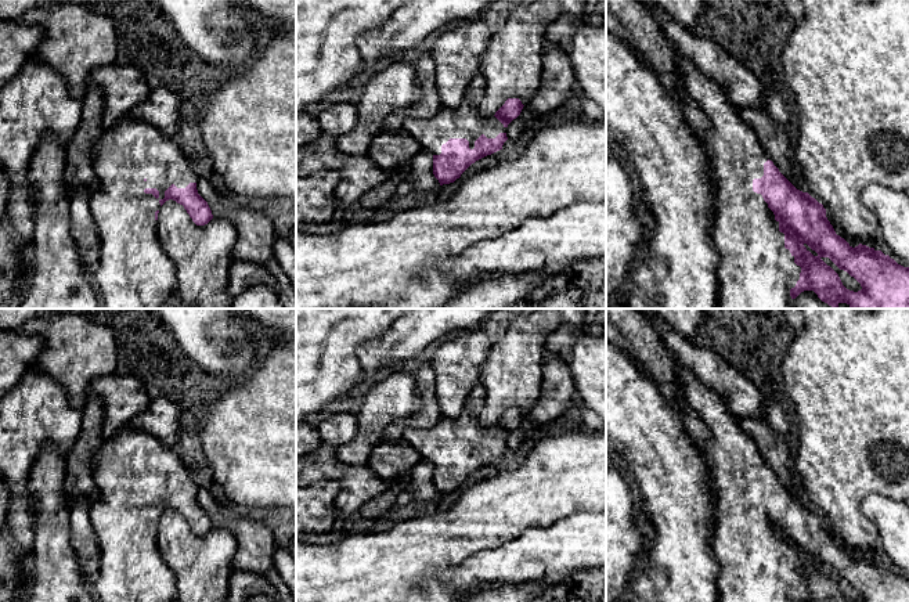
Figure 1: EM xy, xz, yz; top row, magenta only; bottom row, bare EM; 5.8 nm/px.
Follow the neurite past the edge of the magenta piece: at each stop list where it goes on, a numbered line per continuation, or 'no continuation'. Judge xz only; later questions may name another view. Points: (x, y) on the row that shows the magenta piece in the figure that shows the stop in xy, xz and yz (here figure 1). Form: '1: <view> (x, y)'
1: xz (465, 121)

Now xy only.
1: xy (133, 271)

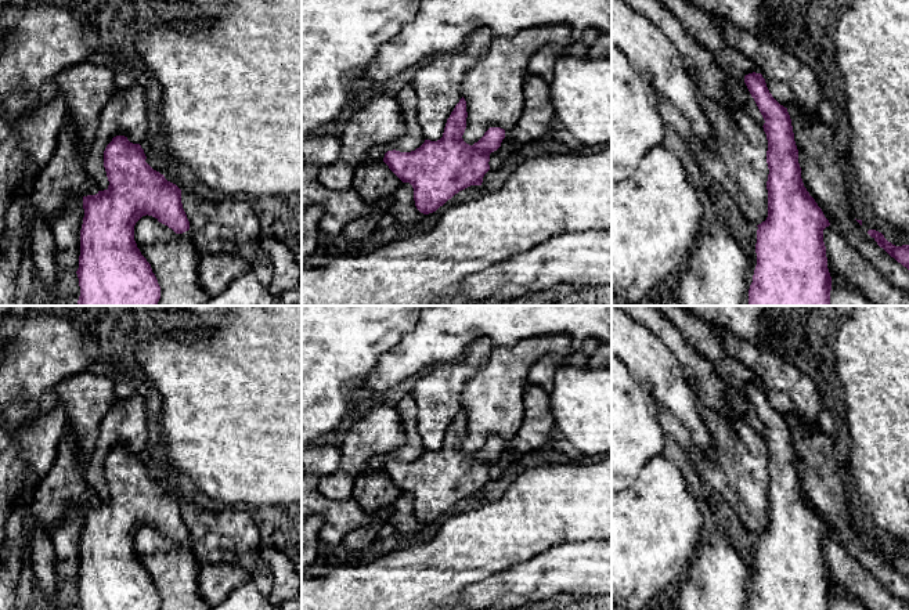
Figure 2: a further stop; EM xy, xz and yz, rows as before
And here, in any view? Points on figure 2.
no continuation

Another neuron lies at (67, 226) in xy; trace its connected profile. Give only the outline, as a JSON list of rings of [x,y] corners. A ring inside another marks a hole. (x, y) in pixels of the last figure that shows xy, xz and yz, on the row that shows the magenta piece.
[[[71,196],[66,207],[51,223],[55,241],[55,259],[59,271],[77,271],[79,268],[83,217],[83,198]]]

